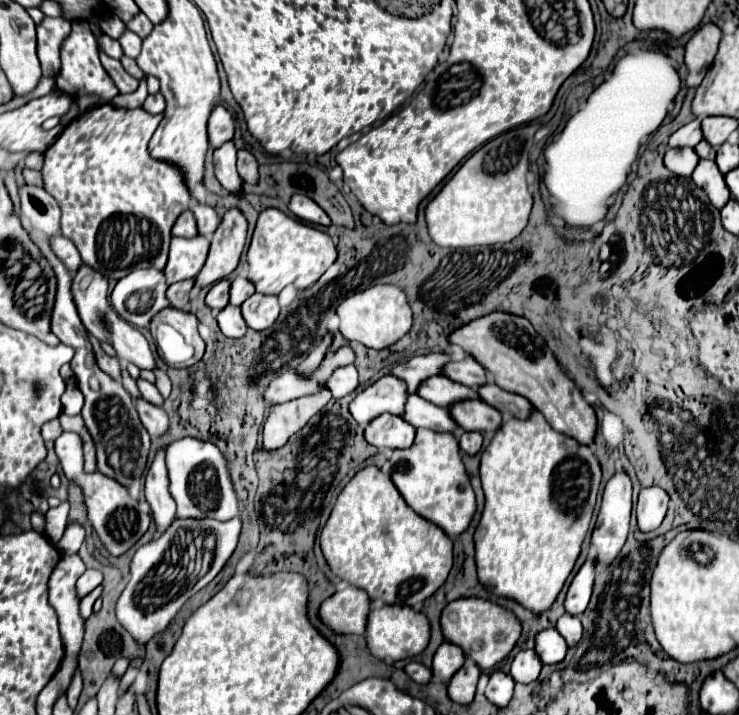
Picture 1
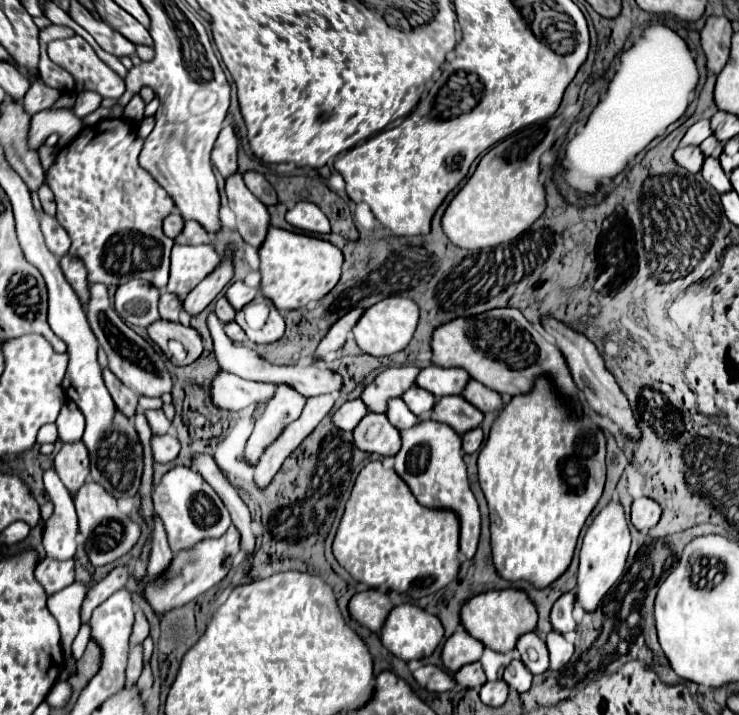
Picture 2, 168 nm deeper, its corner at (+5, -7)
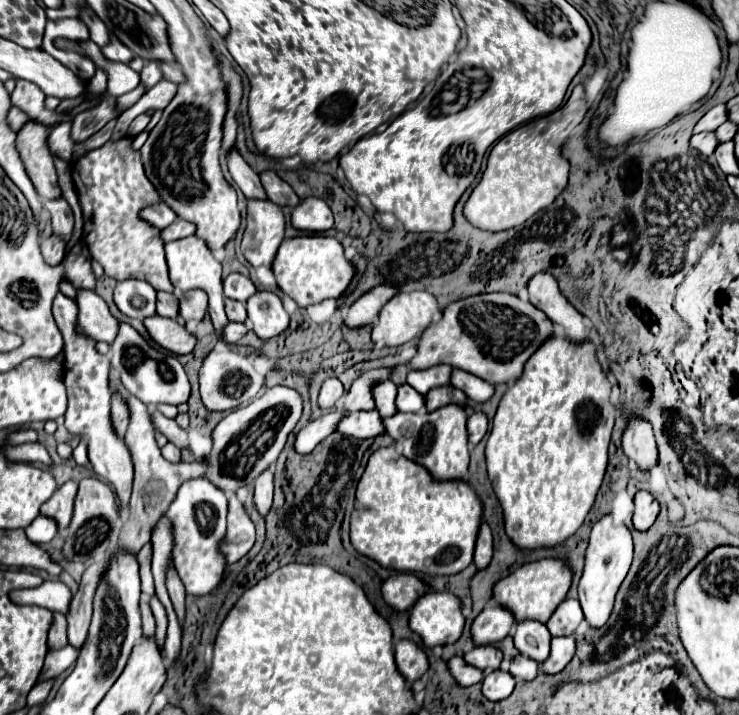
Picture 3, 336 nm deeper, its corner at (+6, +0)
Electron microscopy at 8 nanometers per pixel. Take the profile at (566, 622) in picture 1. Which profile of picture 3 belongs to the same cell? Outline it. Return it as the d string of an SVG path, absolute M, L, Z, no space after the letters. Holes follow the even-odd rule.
M552 637L550 657L542 663L542 671L548 675L560 673L574 657L574 637Z

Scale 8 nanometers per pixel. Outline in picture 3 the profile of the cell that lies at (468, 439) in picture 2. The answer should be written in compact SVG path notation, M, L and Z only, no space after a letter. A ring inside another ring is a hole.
M472 413L468 417L468 437L470 437L470 443L476 445L488 431L488 419L484 413Z

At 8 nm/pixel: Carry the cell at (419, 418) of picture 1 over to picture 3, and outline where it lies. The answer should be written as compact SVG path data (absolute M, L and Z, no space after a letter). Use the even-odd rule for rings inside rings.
M390 379L378 381L378 383L372 387L372 397L374 397L374 403L376 403L376 411L378 411L382 417L390 417L390 415L396 413L396 405L394 405L396 385L394 385Z

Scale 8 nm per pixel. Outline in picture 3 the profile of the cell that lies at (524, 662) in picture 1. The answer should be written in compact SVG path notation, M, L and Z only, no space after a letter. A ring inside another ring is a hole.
M516 655L510 661L510 673L514 679L518 681L532 681L538 675L538 663L532 661L530 657L524 655Z

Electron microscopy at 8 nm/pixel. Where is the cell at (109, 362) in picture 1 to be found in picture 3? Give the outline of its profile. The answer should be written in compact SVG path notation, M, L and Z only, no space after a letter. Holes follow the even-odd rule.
M120 395L112 397L110 417L112 417L112 429L114 429L114 433L122 439L124 433L126 433L126 427L128 427L128 407L126 407L126 403L124 403L124 399Z

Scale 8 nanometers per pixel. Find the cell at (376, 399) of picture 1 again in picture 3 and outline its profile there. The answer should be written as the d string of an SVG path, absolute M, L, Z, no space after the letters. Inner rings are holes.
M330 411L314 421L310 421L308 425L304 425L298 433L296 433L296 441L294 441L294 449L300 455L310 453L322 439L326 439L334 429L336 423L340 421L340 417L344 417L344 411Z

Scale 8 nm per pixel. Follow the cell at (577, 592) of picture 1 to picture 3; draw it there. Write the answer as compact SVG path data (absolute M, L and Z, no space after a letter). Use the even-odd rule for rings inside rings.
M566 599L548 619L546 627L552 635L572 635L576 627L582 623L584 615L578 599Z

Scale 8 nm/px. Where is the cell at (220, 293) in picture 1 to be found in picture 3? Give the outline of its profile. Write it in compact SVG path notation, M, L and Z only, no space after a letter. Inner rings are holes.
M226 299L226 315L230 321L236 321L236 323L244 323L248 317L244 303L232 301L232 299Z

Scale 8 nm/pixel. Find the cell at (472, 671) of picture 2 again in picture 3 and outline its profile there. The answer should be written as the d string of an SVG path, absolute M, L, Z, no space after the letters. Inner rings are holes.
M480 645L480 647L472 647L464 659L468 661L468 665L474 665L486 673L494 671L500 667L502 661L502 651L496 649L494 645Z

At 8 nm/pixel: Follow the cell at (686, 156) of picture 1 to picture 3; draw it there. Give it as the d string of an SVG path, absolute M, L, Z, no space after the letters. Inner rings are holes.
M698 133L698 135L692 135L690 145L698 149L702 155L712 155L714 149L718 147L718 139L716 139L716 133Z

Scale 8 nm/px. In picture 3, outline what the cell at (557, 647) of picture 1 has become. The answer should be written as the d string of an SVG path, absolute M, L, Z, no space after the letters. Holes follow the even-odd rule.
M534 619L520 621L514 631L514 645L522 655L528 655L530 659L542 663L550 655L550 639L546 625Z

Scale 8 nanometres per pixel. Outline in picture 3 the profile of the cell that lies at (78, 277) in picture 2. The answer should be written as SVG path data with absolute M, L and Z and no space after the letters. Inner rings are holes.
M78 291L78 321L76 331L94 341L106 341L112 345L116 339L118 321L110 315L108 305L94 291Z

